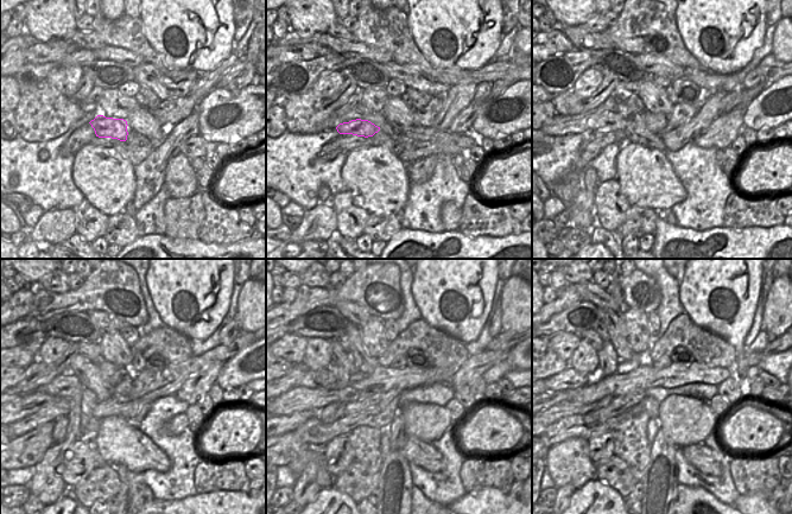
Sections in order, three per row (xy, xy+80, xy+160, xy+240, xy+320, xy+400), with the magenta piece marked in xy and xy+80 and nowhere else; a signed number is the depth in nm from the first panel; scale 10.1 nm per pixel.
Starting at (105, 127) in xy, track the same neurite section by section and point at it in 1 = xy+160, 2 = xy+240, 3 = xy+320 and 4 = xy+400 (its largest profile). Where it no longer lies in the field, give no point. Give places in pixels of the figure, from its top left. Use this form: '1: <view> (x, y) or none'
1: xy+160 (608, 121)
2: xy+240 (67, 385)
3: xy+320 (324, 378)
4: xy+400 (569, 379)

